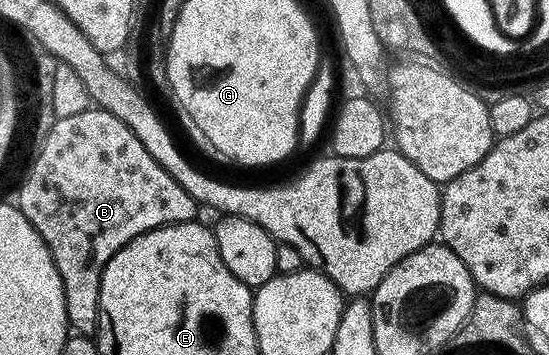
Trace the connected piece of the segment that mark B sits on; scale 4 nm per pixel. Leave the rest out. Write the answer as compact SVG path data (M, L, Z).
M88 109L85 113L77 113L73 117L56 119L43 143L37 147L35 152L37 152L35 160L32 161L31 168L28 169L27 176L24 177L23 184L19 187L17 206L23 216L31 222L33 229L37 229L37 233L43 238L53 257L55 268L63 282L70 330L80 336L91 337L99 330L99 298L101 297L101 277L105 265L122 247L129 245L129 241L141 237L146 231L152 231L158 227L168 227L170 223L192 222L196 218L197 204L193 197L189 197L189 193L185 193L185 189L181 189L181 185L177 185L177 181L173 181L173 177L169 177L169 173L165 173L165 169L161 169L161 165L157 165L157 161L153 161L153 157L149 157L149 153L145 153L145 145L141 145L141 141L137 141L135 134L120 119L113 117L113 113L102 109Z

